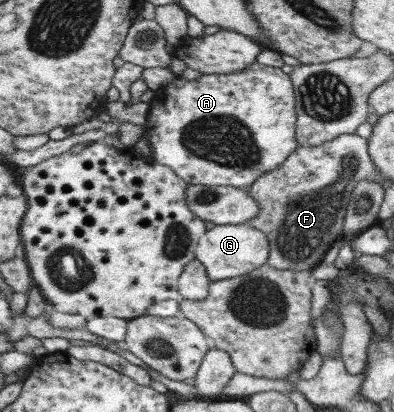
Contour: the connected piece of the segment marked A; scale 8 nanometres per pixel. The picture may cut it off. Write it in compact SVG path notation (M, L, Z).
M258 63L228 75L205 73L194 80L175 76L150 100L143 135L151 150L151 159L170 168L187 185L246 189L261 174L279 167L297 148L294 101L289 75L279 68Z

